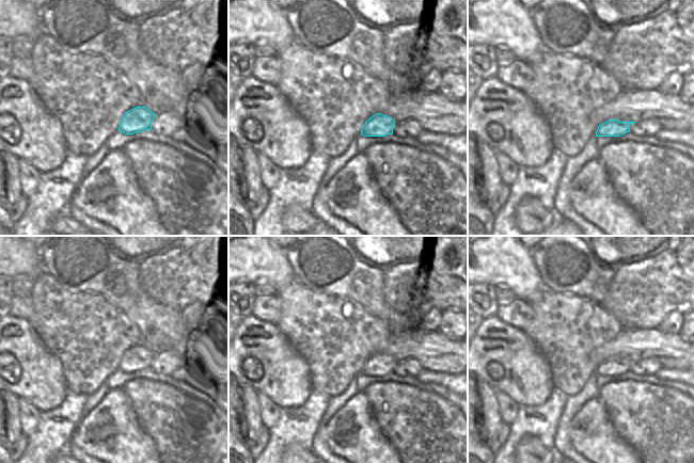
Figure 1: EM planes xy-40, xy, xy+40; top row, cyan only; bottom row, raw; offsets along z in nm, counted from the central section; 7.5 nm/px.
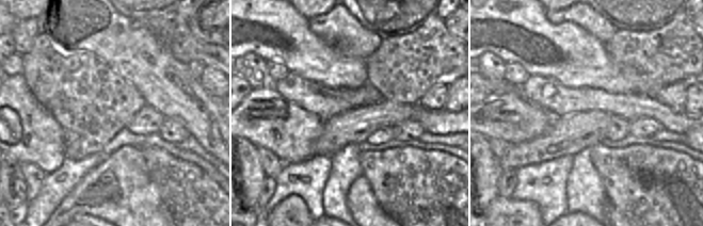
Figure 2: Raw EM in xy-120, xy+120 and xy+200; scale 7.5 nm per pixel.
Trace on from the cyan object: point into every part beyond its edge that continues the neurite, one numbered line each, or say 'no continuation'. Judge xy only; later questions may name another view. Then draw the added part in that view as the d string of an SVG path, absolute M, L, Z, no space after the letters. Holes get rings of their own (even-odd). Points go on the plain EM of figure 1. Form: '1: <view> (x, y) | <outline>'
1: xy (390, 377) | M394 373L376 376L376 382L399 382L401 384L409 384L411 386L417 386L420 383L416 378L411 378L409 376L400 377Z

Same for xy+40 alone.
1: xy+40 (652, 380) | M627 371L620 376L615 376L615 382L625 382L627 380L633 380L635 382L646 382L656 386L658 386L660 383L660 380L656 376L637 376L631 371Z

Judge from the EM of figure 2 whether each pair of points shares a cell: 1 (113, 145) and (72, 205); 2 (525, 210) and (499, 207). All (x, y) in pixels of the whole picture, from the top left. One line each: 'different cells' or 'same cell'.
1: different cells
2: same cell

